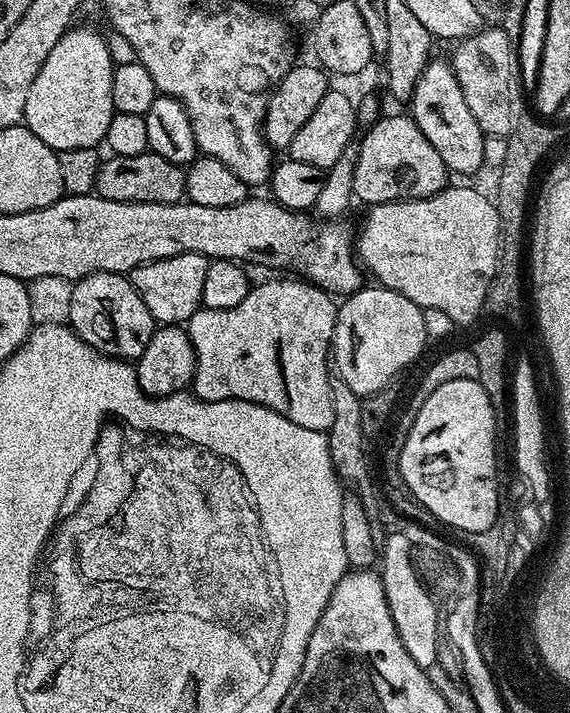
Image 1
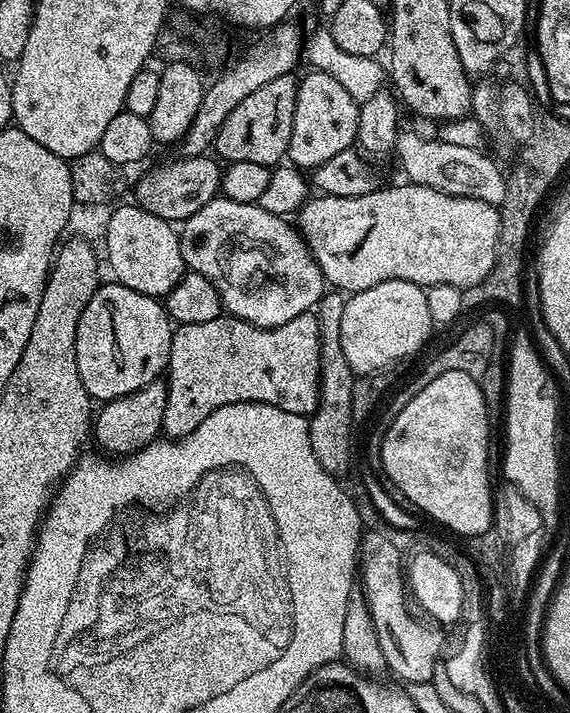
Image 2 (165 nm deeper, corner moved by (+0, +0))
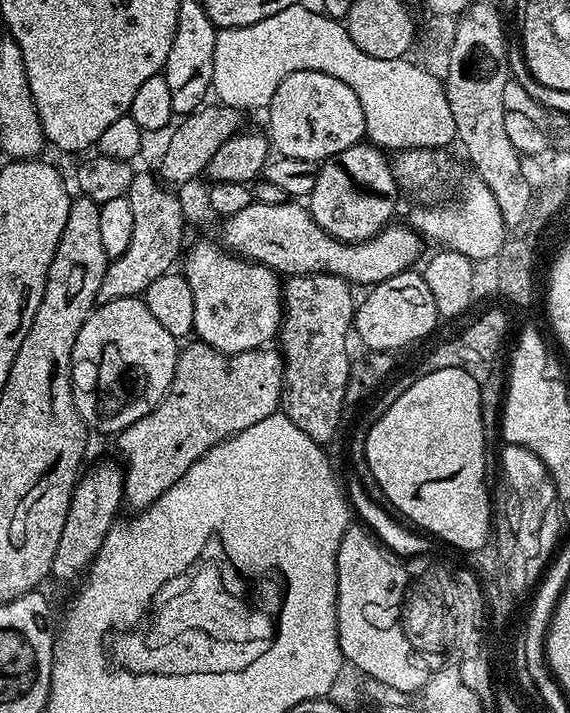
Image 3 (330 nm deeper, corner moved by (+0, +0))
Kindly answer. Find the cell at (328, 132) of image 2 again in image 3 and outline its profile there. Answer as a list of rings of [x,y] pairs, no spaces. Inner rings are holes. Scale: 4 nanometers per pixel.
[[[298,70],[287,75],[270,98],[266,114],[266,135],[271,147],[286,158],[323,162],[365,139],[363,112],[357,95],[346,83],[318,70]]]

